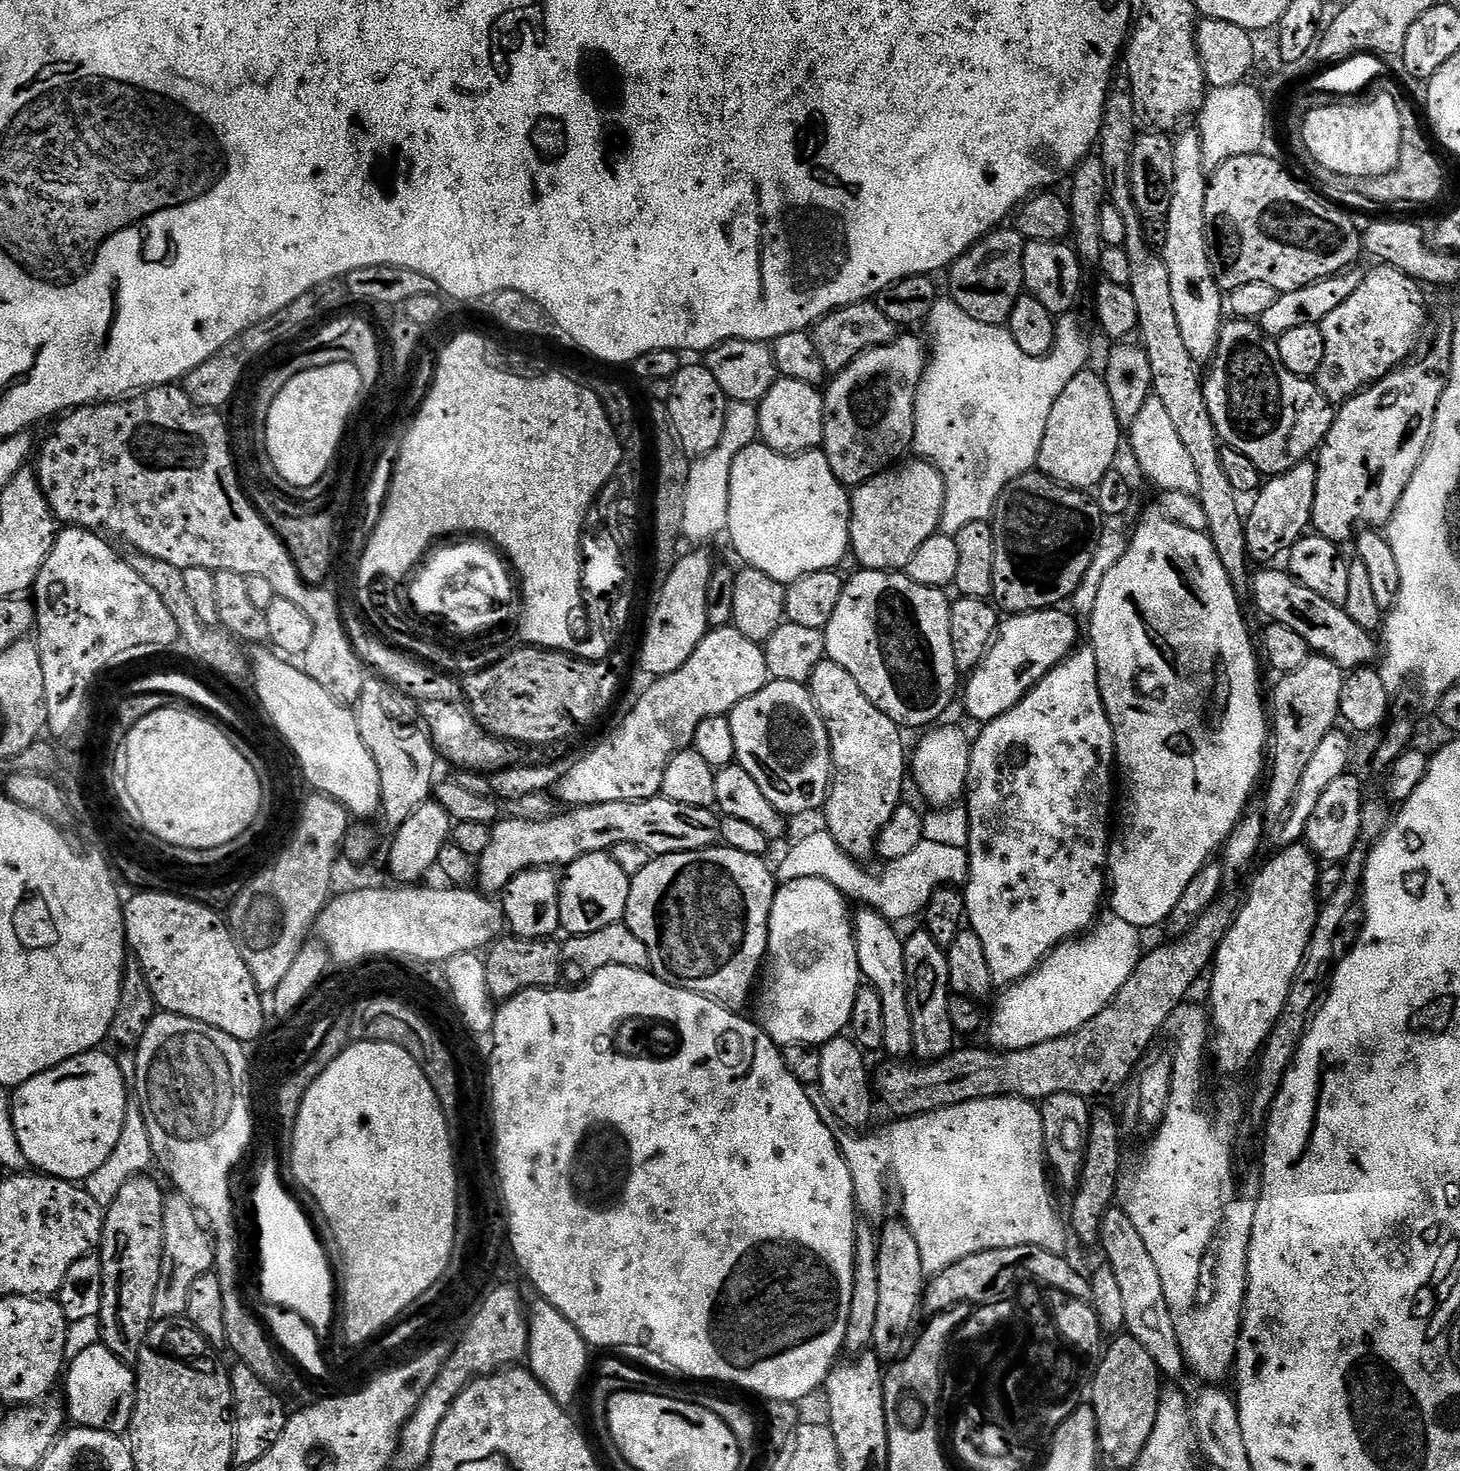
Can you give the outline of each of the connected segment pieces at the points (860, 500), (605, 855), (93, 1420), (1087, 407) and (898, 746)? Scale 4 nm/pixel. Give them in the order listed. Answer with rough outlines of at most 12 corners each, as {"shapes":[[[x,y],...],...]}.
{"shapes":[[[927,460],[851,493],[861,569],[907,569],[937,535],[944,479]],[[591,852],[559,877],[568,936],[621,923],[630,876]],[[102,1342],[66,1368],[73,1425],[124,1434],[136,1373]],[[1099,371],[1066,382],[1036,468],[1065,488],[1113,471],[1122,425]],[[825,658],[826,830],[864,862],[902,803],[902,729]]]}

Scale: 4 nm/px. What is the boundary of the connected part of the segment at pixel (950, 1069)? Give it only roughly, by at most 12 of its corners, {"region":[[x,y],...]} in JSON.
{"region":[[1221,895],[1141,955],[1102,1011],[1032,1048],[888,1062],[896,1118],[971,1100],[1116,1092],[1209,971]]}

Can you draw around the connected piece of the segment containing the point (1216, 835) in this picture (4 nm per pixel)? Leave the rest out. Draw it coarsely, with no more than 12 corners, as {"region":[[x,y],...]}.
{"region":[[1131,533],[1090,617],[1128,779],[1111,915],[1175,913],[1266,764],[1211,536]]}

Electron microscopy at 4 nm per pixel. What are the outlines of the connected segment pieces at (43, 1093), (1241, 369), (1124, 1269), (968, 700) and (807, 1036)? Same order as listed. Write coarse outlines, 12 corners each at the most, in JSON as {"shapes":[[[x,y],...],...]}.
{"shapes":[[[84,1052],[11,1093],[33,1169],[82,1182],[114,1154],[130,1089]],[[1229,319],[1202,384],[1216,435],[1281,476],[1337,409]],[[1123,1207],[1098,1244],[1127,1335],[1165,1377],[1185,1371],[1158,1266]],[[1012,614],[962,700],[979,722],[1021,704],[1077,647],[1075,615]],[[781,883],[758,1023],[823,1046],[862,986],[849,901]]]}

